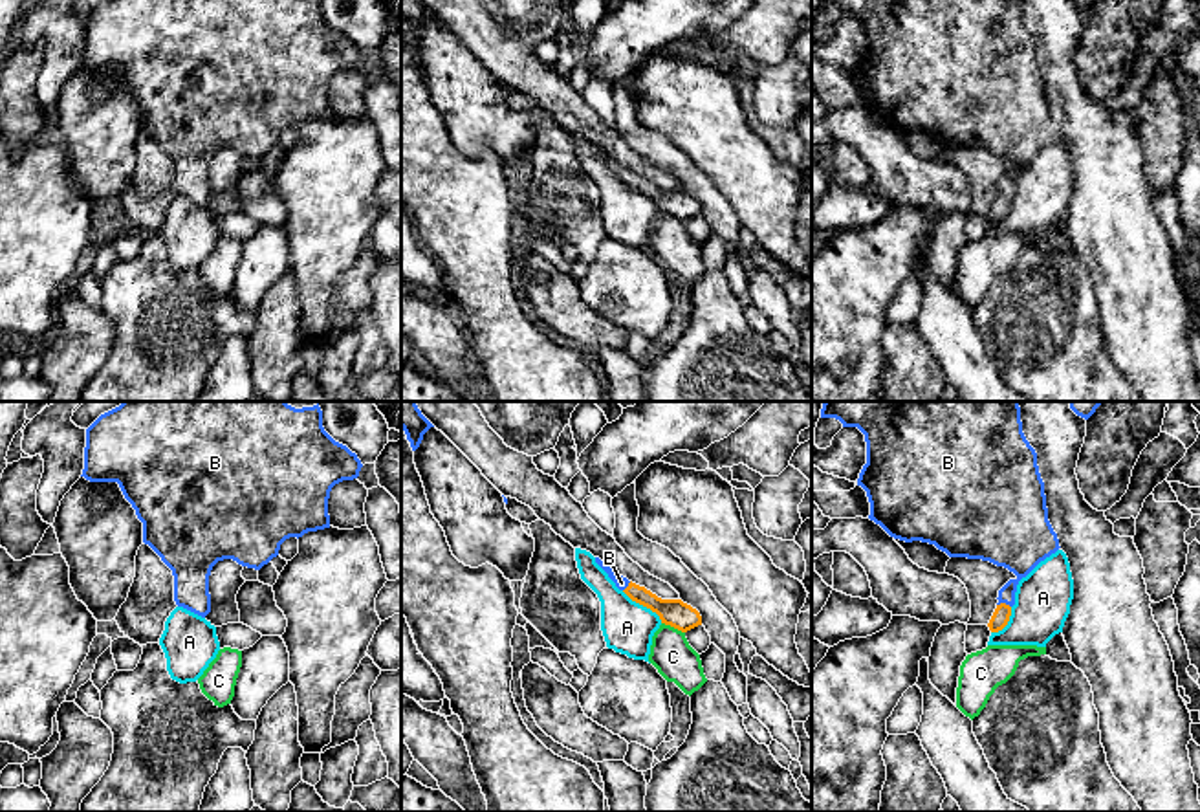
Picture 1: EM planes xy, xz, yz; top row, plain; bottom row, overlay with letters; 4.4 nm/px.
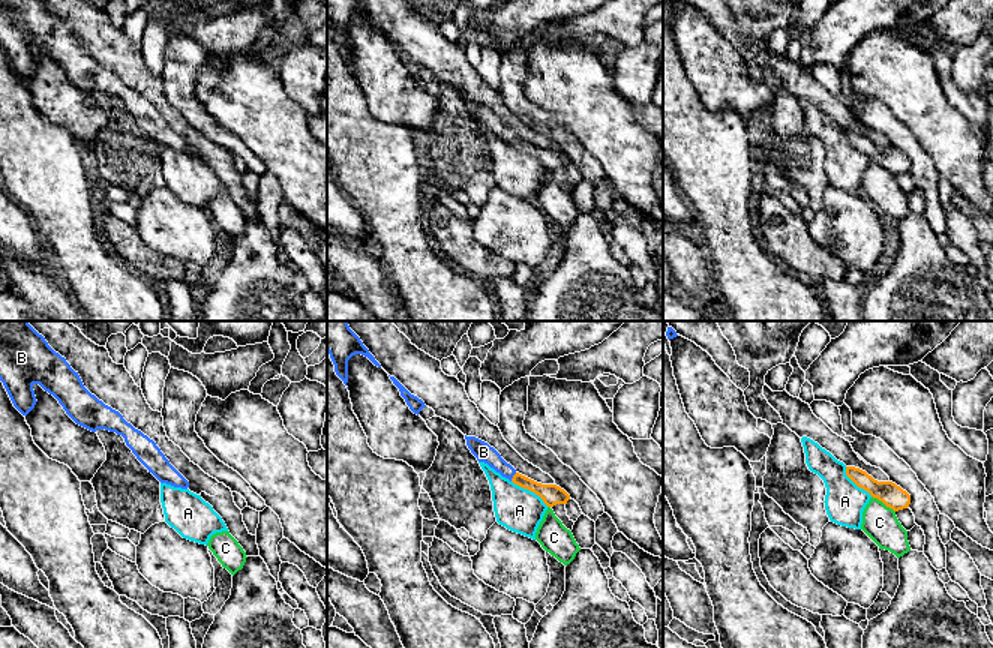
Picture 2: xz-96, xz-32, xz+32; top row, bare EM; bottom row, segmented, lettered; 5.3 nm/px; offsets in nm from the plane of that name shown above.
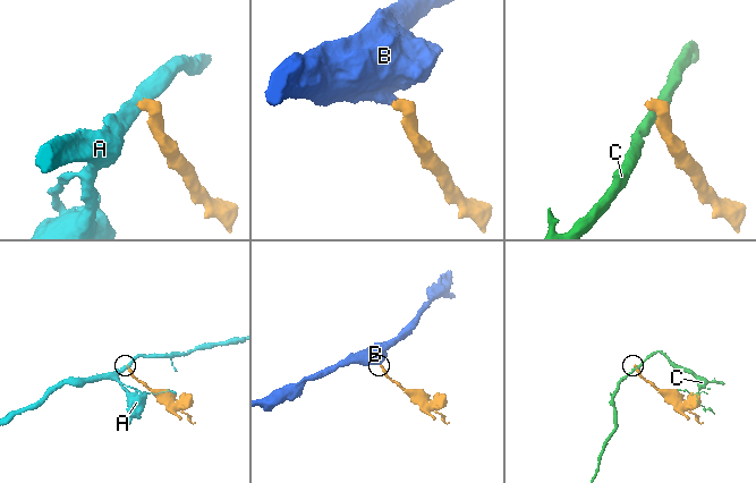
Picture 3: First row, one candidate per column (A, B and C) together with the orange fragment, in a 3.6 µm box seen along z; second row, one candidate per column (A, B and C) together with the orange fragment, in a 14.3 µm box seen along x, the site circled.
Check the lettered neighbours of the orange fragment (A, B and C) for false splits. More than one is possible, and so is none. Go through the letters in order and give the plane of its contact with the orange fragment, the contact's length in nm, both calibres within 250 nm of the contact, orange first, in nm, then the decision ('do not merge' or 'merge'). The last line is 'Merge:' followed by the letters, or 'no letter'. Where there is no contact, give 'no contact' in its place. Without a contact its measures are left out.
A: meets orange in xz; contact 240 nm long; 120 nm thick on the orange side, 220 nm on the other; do not merge
B: meets orange in yz; contact 70 nm long; 80 nm thick on the orange side, 200 nm on the other; merge
C: meets orange in xz; contact 120 nm long; 120 nm thick on the orange side, 180 nm on the other; do not merge
Merge: B

